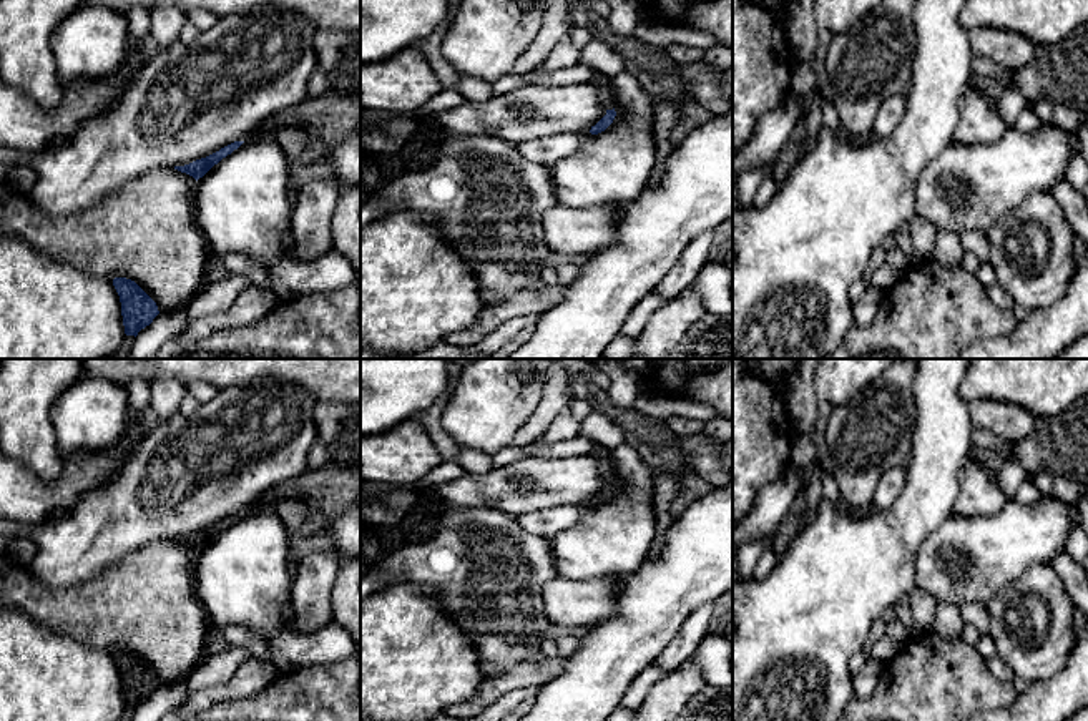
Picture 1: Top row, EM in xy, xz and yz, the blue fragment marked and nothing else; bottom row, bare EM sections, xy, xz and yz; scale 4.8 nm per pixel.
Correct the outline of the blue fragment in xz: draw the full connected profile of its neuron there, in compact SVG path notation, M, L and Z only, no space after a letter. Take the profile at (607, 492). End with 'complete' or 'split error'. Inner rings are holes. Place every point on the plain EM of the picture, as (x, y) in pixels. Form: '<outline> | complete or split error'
M596 444L596 447L593 450L593 457L598 462L600 473L606 480L606 487L590 502L591 507L598 507L613 495L616 483L615 483L615 468L613 468L613 460L611 460L611 450Z | split error

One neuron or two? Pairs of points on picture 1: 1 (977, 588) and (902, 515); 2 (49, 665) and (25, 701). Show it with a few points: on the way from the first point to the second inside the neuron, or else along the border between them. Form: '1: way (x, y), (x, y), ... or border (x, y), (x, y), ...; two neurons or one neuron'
1: border (954, 514), (922, 542), (916, 560), (916, 577); two neurons
2: way (49, 673), (47, 680), (34, 693); one neuron

